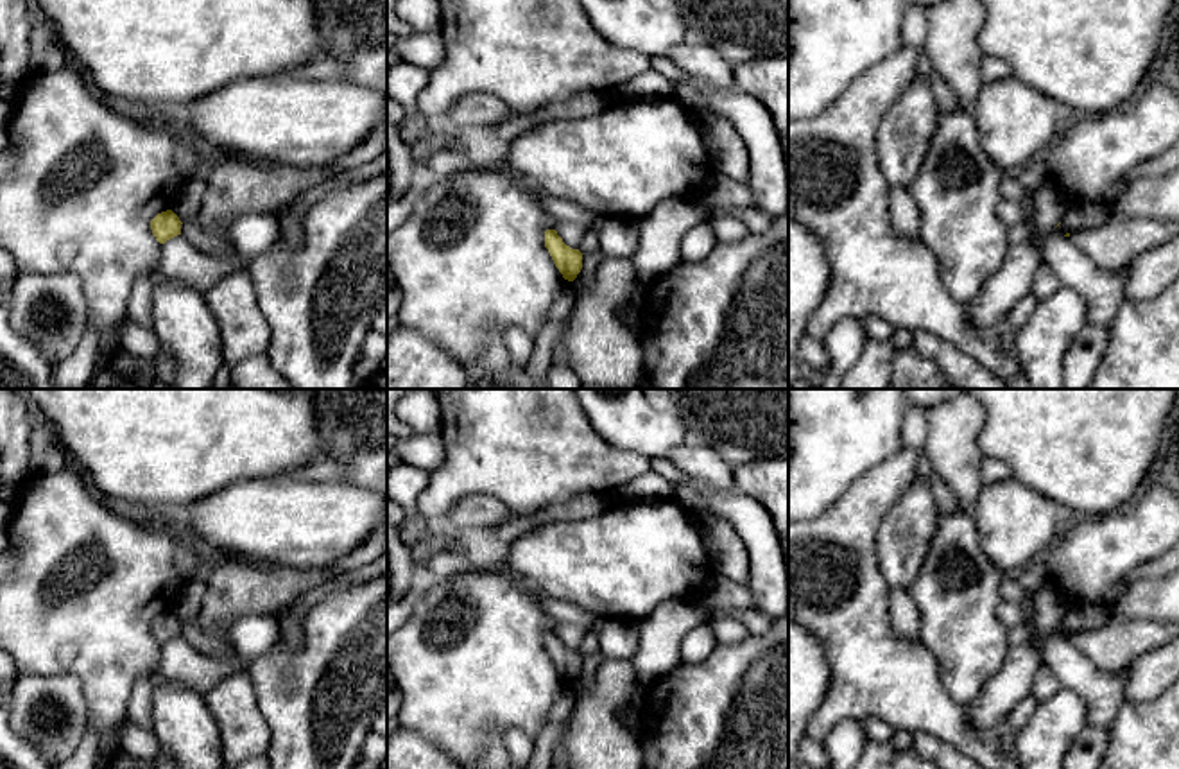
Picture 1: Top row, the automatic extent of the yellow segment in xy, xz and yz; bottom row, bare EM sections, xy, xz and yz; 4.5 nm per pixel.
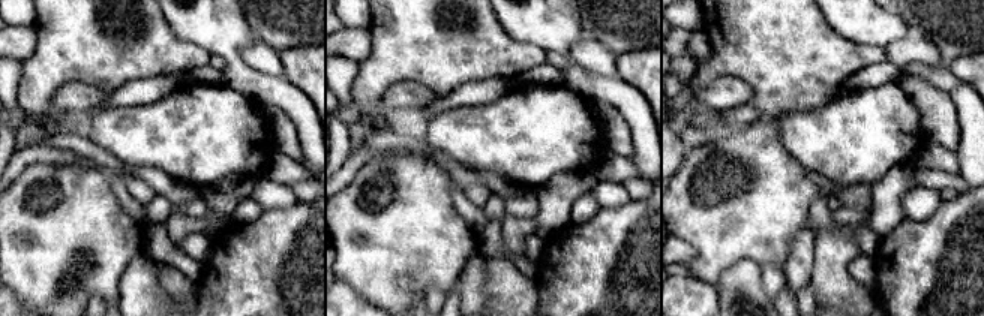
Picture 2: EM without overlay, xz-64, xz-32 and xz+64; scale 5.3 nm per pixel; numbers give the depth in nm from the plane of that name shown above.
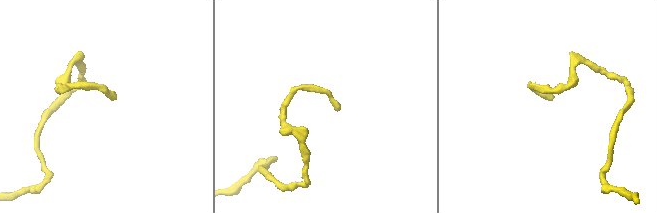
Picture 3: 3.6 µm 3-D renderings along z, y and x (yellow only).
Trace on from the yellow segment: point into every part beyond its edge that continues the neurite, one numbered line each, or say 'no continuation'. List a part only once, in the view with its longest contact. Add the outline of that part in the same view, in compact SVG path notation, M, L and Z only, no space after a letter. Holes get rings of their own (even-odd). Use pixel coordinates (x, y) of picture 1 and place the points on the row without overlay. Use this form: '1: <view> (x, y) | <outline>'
no continuation

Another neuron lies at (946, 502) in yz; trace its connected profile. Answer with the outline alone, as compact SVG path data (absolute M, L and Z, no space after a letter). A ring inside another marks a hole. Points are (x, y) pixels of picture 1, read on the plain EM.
M932 475L928 486L935 498L937 513L951 514L962 509L962 504L957 500L953 491L937 475Z

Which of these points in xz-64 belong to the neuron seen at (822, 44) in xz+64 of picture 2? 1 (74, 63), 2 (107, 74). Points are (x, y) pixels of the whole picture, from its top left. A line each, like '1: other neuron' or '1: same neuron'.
1: same neuron
2: same neuron

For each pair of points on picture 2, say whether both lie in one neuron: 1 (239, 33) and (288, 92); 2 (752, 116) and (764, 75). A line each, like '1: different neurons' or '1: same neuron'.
1: same neuron
2: different neurons

